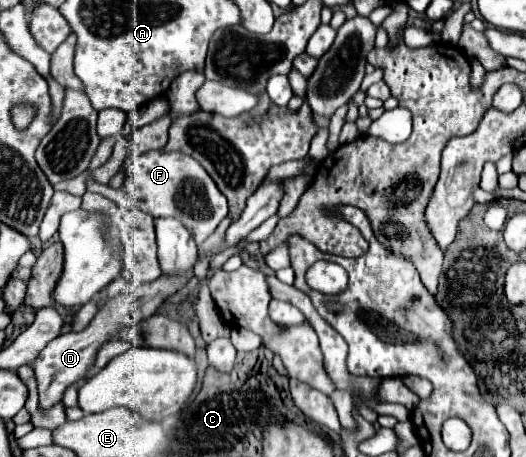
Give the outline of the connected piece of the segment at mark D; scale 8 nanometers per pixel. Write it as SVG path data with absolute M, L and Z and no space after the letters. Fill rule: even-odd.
M117 296L113 300L107 300L101 310L95 314L95 318L89 322L87 328L83 328L81 332L69 332L69 334L61 334L59 338L55 338L53 342L47 344L47 348L43 350L43 354L39 354L37 362L33 364L35 376L37 376L37 384L39 384L39 408L45 412L49 408L53 408L55 404L59 404L63 400L63 394L69 386L83 382L89 376L89 370L95 364L97 352L99 348L117 338L119 332L123 328L127 328L127 324L131 322L131 312L129 312L129 304L123 296Z

